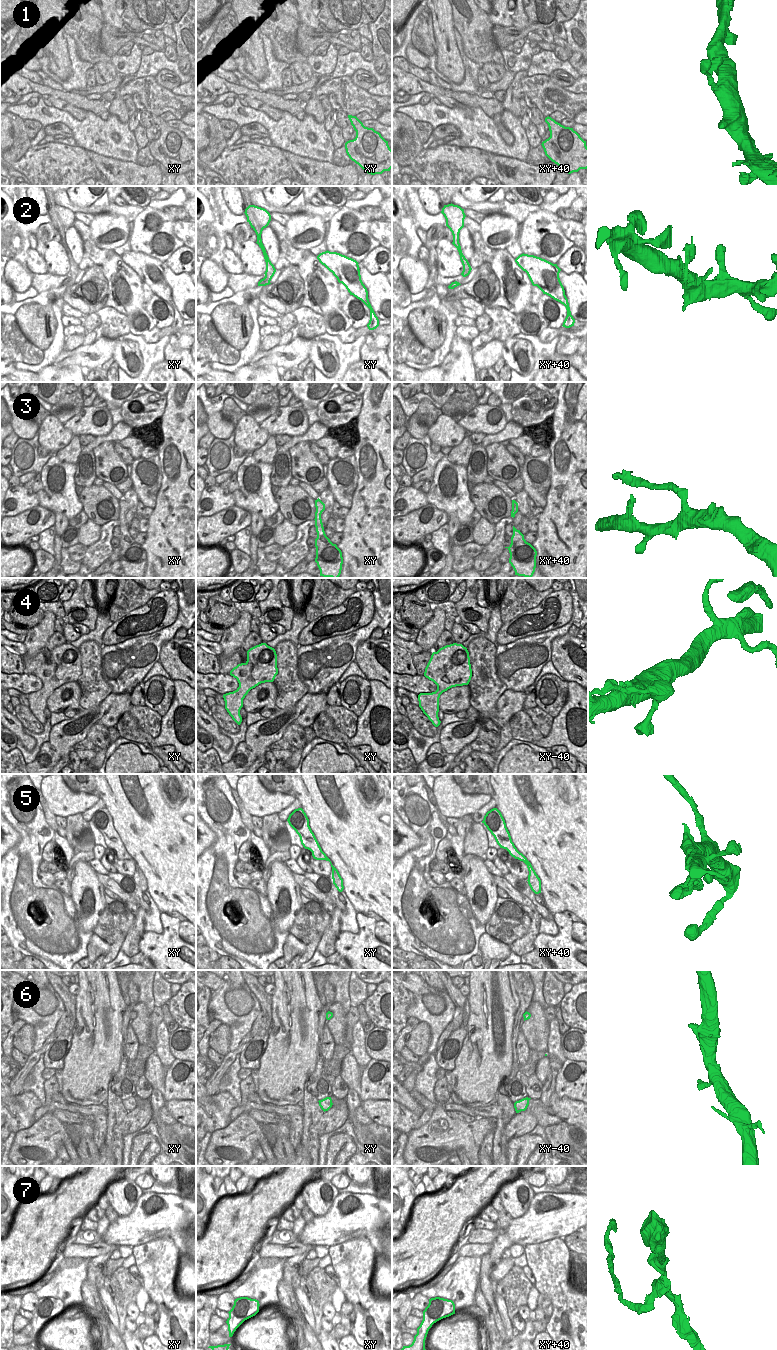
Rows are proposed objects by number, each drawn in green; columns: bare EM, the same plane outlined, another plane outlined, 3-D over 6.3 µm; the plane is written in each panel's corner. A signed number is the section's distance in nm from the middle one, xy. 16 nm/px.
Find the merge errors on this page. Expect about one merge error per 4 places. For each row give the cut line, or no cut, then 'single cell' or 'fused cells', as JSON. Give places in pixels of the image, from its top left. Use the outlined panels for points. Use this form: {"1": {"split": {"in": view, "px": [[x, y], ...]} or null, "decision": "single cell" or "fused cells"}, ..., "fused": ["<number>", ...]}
{"1": {"split": null, "decision": "single cell"}, "2": {"split": null, "decision": "single cell"}, "3": {"split": {"in": "xy", "px": [[322, 525], [316, 528]]}, "decision": "fused cells"}, "4": {"split": null, "decision": "single cell"}, "5": {"split": null, "decision": "single cell"}, "6": {"split": null, "decision": "single cell"}, "7": {"split": null, "decision": "single cell"}, "fused": ["3"]}

